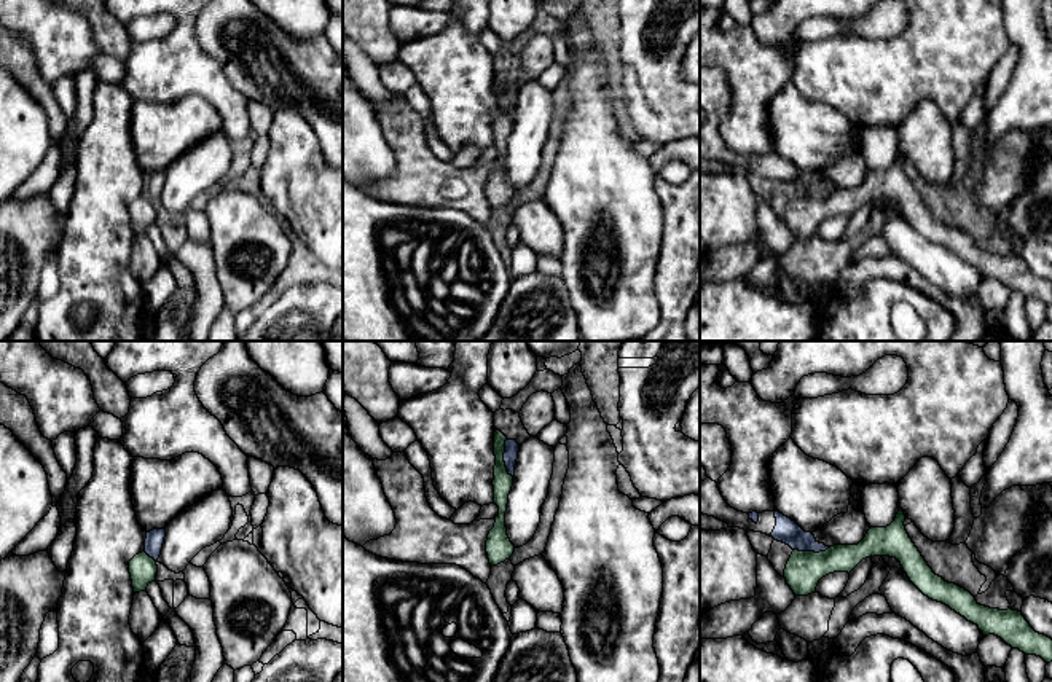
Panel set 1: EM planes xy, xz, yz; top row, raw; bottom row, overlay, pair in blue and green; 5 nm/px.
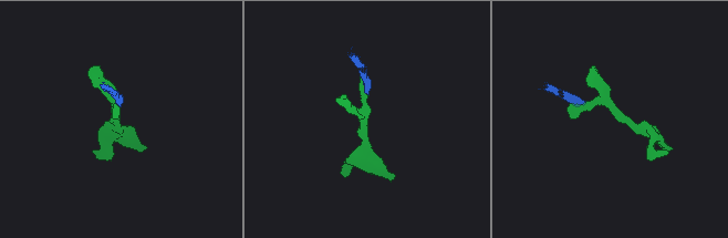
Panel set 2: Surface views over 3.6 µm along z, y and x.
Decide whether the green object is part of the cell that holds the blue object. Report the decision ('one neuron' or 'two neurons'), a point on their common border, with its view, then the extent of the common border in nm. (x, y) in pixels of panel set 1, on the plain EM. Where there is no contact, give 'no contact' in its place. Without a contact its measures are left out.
one neuron | xz (504, 101) | 200 nm

